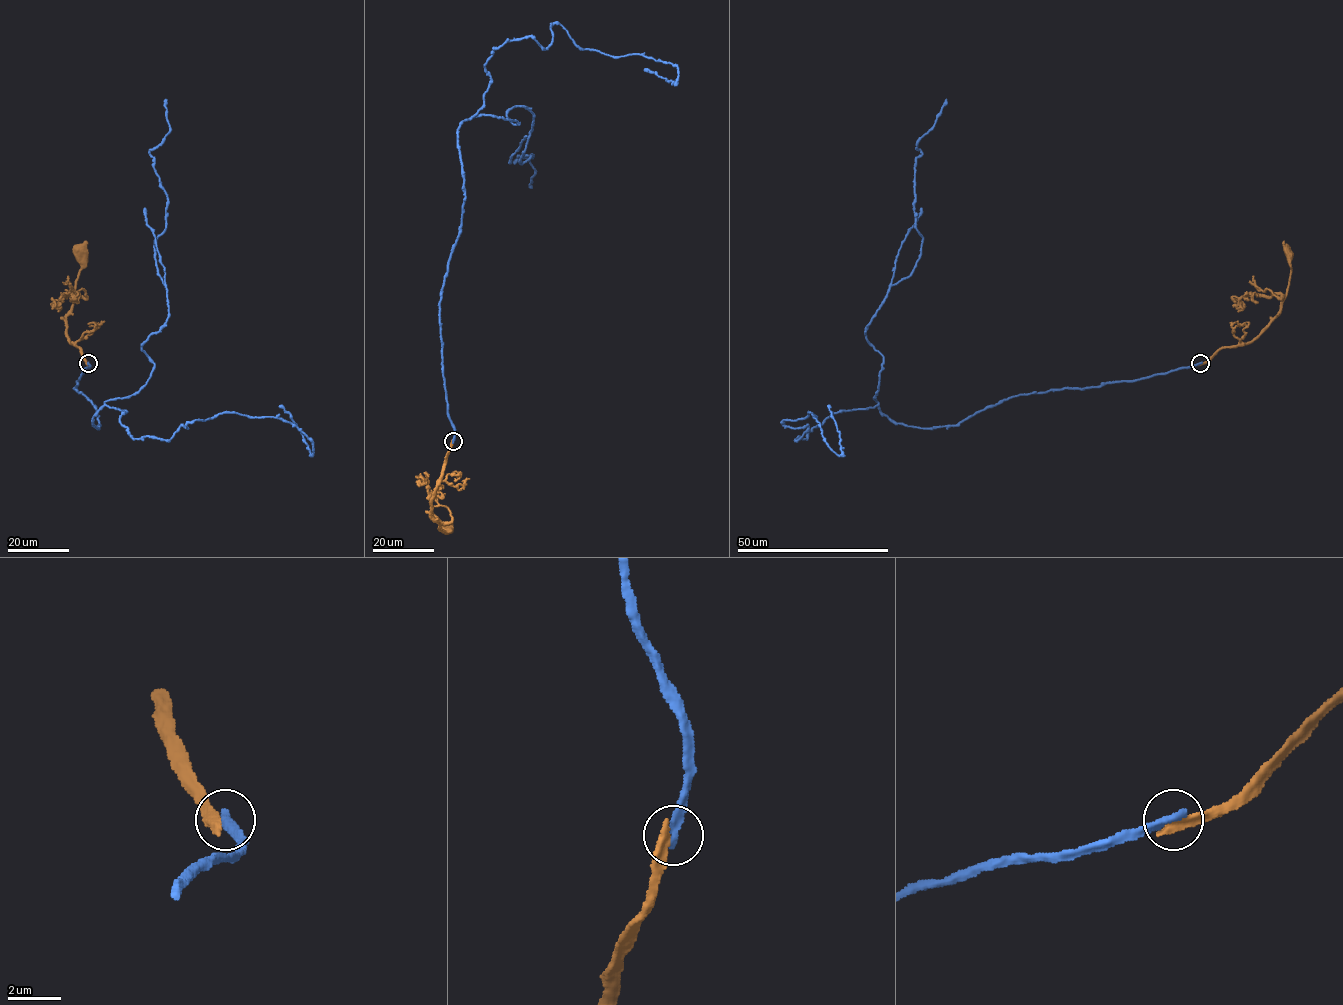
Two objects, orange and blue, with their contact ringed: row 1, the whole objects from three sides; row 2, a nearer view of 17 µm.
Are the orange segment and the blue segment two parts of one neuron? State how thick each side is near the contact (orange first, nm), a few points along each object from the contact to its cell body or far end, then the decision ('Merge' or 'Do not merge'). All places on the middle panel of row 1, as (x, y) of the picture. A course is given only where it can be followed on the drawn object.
Thickness 360 nm (orange) against 340 nm. Course of orange: (452, 441), (432, 500), (431, 515), (442, 531), (446, 532), (445, 527). Course of blue: (453, 441), (439, 303), (484, 65), (508, 40), (545, 49), (559, 23), (678, 76), (644, 70). Do not merge

